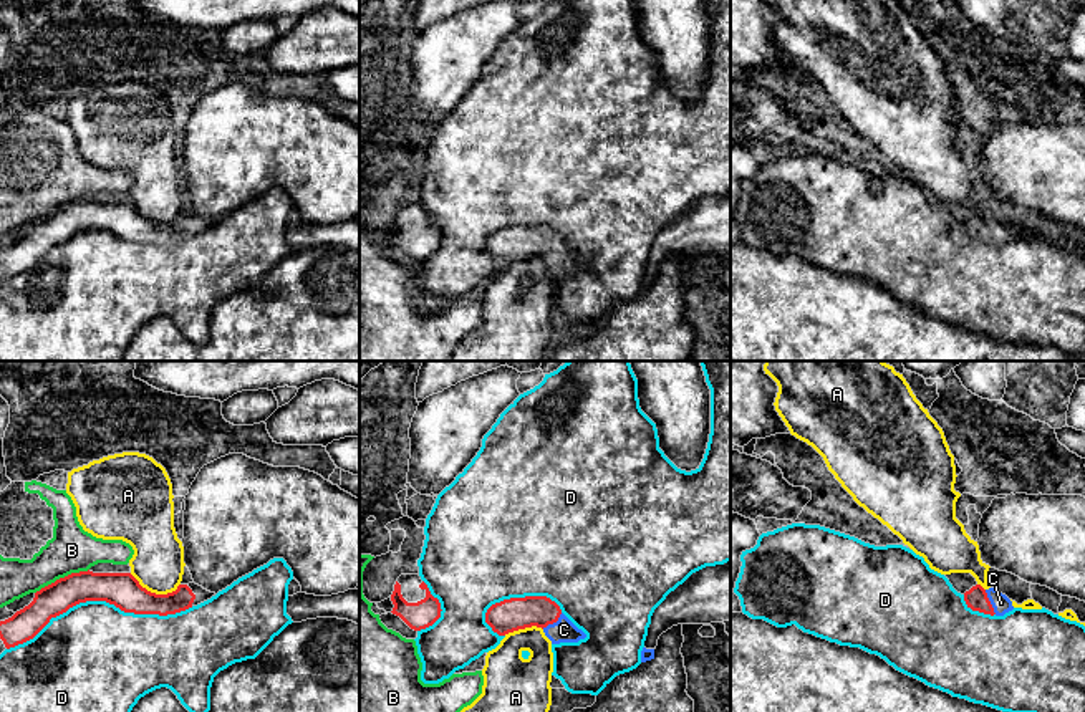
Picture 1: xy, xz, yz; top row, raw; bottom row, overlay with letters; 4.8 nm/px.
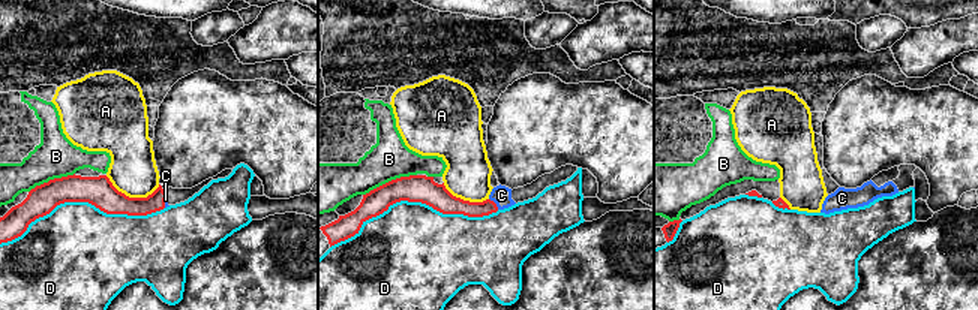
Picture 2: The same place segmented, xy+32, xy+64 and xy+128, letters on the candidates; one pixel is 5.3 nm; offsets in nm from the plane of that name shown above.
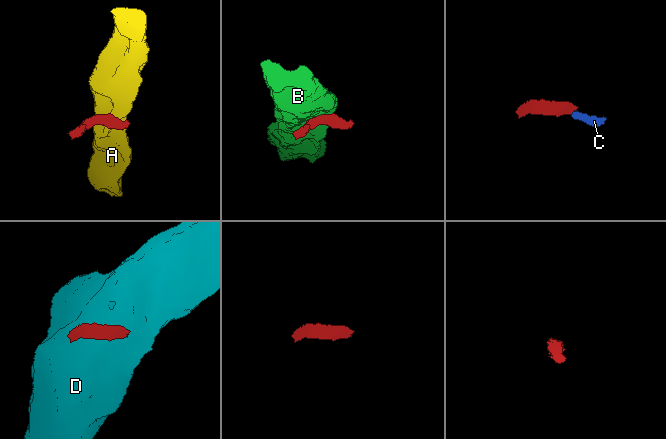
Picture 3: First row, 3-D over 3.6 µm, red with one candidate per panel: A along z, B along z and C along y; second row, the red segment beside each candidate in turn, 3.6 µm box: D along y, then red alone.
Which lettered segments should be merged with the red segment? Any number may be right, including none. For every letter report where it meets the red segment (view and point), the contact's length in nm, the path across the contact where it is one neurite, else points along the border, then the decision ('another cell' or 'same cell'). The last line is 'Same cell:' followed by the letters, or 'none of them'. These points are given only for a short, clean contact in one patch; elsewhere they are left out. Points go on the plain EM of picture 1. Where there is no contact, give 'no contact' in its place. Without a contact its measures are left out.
A: contact xy (154, 222); length 260 nm; border xy (130, 202), (143, 216), (156, 222), (171, 222), (179, 214); another cell
B: contact xy (62, 207); length 300 nm; border xy (88, 197), (60, 206), (35, 222); another cell
C: contact yz (989, 230); length 130 nm; way yz (976, 227), (989, 230), (1001, 232); same cell
D: contact xy (100, 229); length 900 nm; another cell
Same cell: C

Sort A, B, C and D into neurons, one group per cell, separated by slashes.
A / B / C / D

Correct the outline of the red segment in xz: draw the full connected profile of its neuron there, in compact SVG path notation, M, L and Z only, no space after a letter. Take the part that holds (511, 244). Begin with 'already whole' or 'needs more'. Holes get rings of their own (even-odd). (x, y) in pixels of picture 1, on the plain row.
needs more; M547 225L510 227L495 232L487 238L485 252L499 265L537 255L543 258L552 273L578 272L586 267Z

